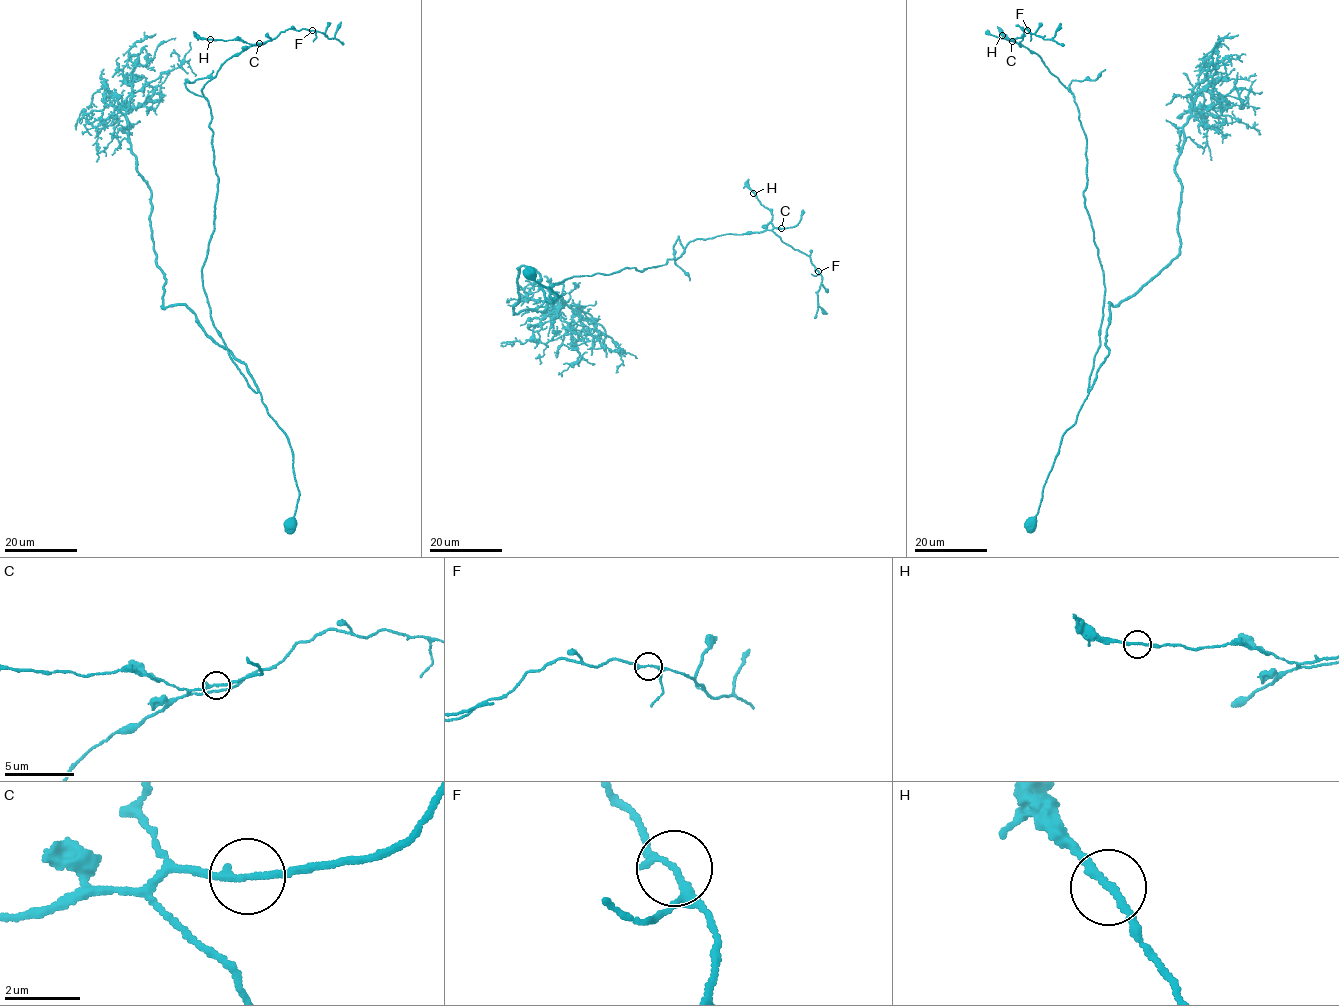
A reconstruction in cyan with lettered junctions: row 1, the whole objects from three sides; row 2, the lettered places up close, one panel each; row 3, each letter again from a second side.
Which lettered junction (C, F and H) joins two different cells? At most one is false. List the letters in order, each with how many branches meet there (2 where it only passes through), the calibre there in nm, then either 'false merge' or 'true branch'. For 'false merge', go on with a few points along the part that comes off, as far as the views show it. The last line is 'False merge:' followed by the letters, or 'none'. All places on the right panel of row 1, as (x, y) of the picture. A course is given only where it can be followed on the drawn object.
C: branches 2; calibre 170 nm; true branch
F: branches 2; calibre 170 nm; true branch
H: branches 2; calibre 190 nm; true branch
False merge: none

